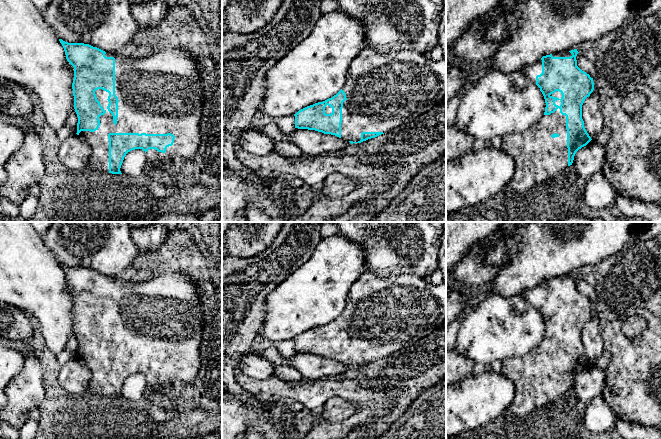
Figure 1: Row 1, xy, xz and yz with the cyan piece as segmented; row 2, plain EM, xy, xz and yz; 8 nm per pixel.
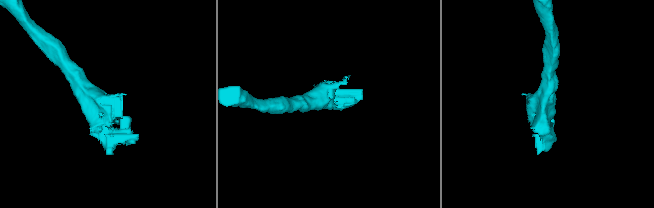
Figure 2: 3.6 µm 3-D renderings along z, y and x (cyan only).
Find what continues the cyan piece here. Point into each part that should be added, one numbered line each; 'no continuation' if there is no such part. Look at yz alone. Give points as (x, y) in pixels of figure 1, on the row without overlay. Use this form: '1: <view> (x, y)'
1: yz (538, 381)

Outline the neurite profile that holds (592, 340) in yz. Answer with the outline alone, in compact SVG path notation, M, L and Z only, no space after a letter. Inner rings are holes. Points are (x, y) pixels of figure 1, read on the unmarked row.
M595 313L582 329L582 343L584 351L592 364L605 350L600 323Z

